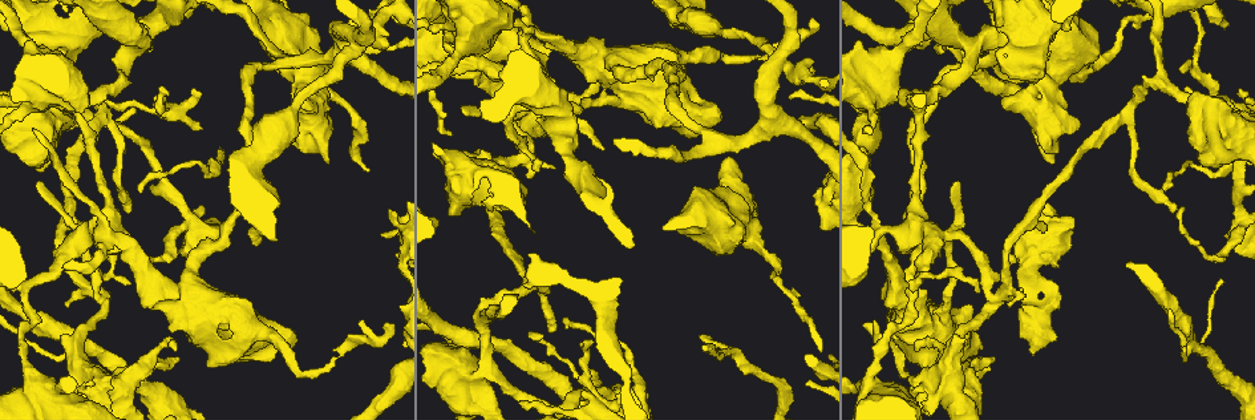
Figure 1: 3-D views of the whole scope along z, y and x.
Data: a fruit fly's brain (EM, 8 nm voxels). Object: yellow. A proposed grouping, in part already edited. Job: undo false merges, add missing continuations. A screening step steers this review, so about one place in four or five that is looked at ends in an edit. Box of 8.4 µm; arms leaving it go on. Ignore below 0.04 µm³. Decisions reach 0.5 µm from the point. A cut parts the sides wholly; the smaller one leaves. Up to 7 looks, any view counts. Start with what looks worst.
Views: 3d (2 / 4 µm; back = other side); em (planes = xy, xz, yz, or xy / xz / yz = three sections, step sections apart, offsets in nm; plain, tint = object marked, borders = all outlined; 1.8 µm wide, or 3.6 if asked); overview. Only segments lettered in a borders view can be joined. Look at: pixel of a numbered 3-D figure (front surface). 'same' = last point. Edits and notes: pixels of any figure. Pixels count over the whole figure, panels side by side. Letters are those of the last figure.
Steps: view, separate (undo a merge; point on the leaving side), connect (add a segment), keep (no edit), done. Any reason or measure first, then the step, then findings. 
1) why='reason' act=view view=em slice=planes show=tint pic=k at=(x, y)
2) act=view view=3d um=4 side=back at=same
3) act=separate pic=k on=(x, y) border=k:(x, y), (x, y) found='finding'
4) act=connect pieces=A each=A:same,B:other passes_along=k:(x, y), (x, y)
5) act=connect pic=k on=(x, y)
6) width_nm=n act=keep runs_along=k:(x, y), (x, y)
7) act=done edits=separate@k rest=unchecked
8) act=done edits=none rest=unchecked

why='abrupt turn' act=view view=3d um=2 side=back pic=1 at=(990, 279)

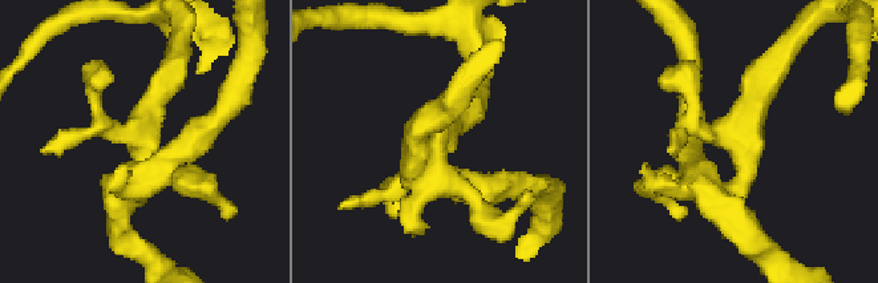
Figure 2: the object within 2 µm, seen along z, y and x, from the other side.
why='now the EM' act=view view=em slice=planes show=tint pic=2 at=(738, 145)

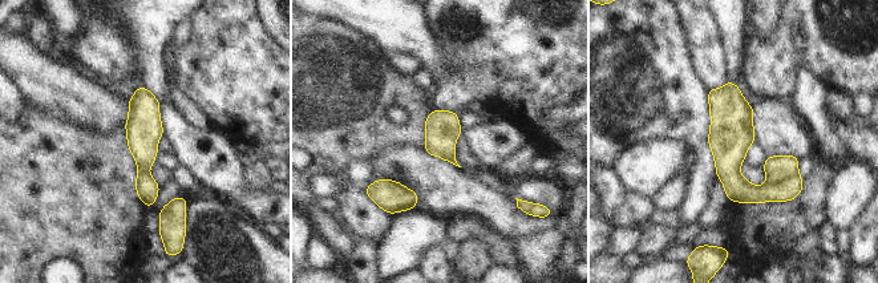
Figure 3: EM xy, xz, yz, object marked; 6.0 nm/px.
why='see the neighbours' act=view view=em slice=planes show=borders at=same

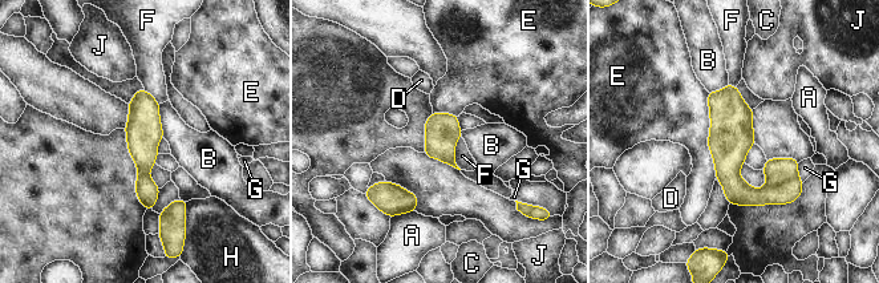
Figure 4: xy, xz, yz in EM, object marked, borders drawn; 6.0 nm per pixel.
longest_contact=E:500nm act=keep each=A:other,B:other,C:other,D:other,E:other,F:other,G:other,H:other,J:other border=4:(461, 134), (454, 146), (460, 169) found='one neuron here'

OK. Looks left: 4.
why='sharp bend' act=view view=em um=3.6 slice=planes show=borders pic=1 at=(475, 39)

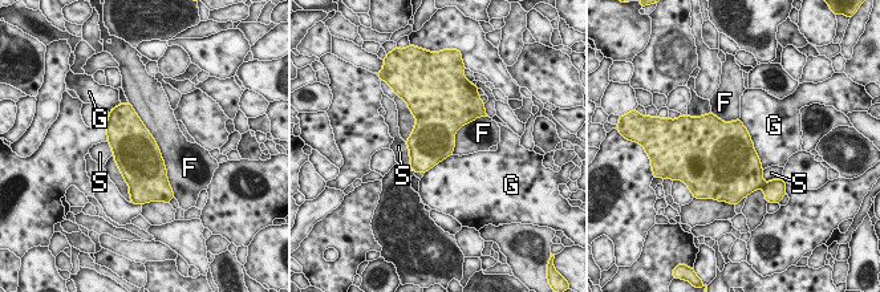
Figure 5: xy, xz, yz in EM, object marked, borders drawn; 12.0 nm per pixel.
act=keep each=F:other,G:other,S:other border=5:(128, 102), (154, 140), (169, 181) found='all the same neuron'

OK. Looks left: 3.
why='a fork' act=view view=3d um=4 pic=1 at=(1126, 113)

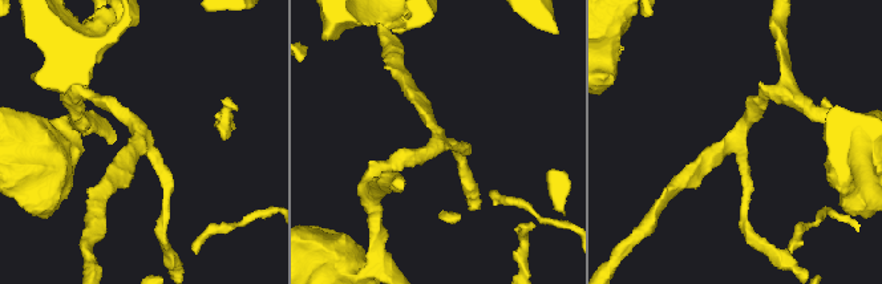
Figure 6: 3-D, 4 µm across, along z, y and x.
why='shape alone is not enough' act=view view=em slice=planes show=tint pic=6 at=(737, 136)

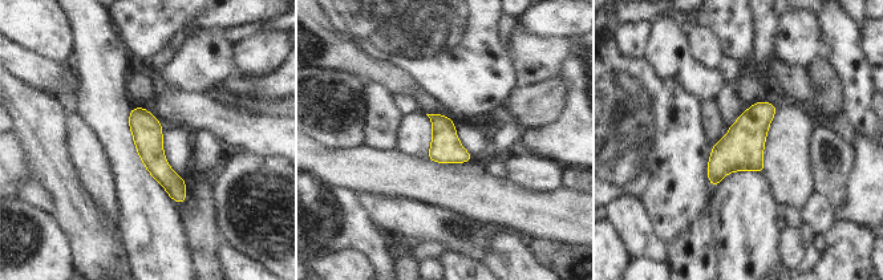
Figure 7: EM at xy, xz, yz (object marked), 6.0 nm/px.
why='see the neighbours' act=view view=em slice=planes show=borders at=same

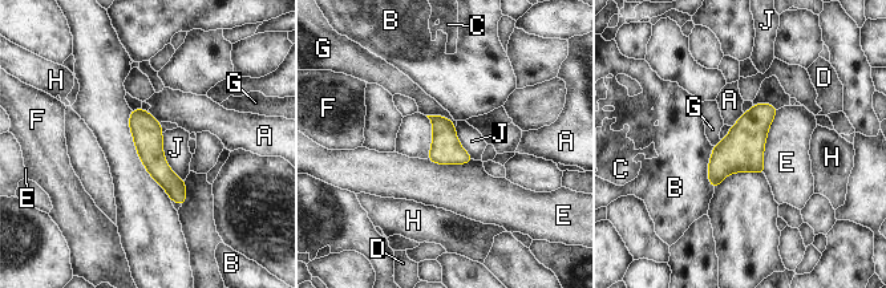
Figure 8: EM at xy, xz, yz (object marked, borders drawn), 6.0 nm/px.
width_nm=180 longest_contact=E:400nm act=keep each=A:other,B:other,C:other,D:other,E:other,F:other,G:other,H:other,J:other found='one neuron here'

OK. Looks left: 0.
act=done edits=none rest=unchecked

